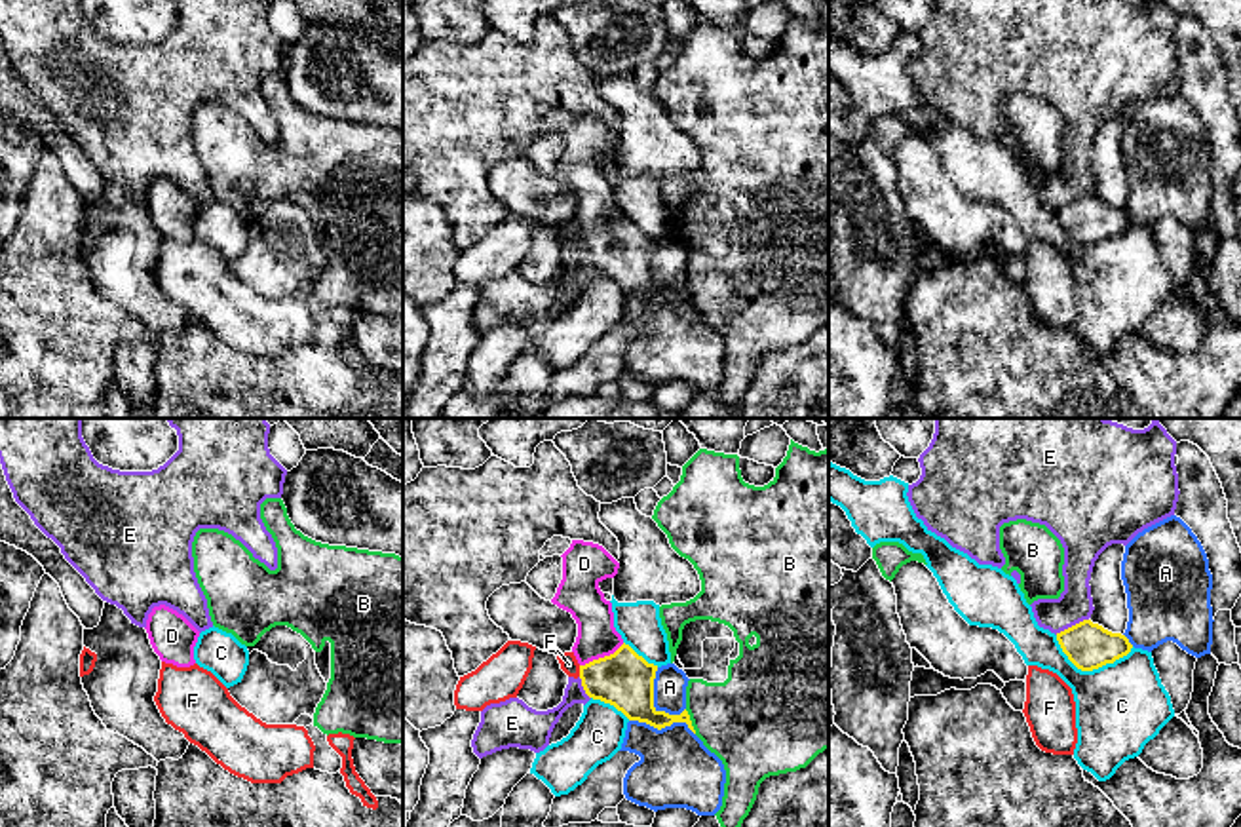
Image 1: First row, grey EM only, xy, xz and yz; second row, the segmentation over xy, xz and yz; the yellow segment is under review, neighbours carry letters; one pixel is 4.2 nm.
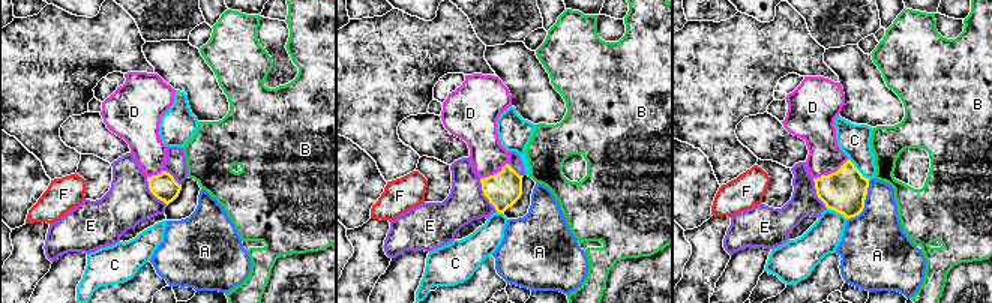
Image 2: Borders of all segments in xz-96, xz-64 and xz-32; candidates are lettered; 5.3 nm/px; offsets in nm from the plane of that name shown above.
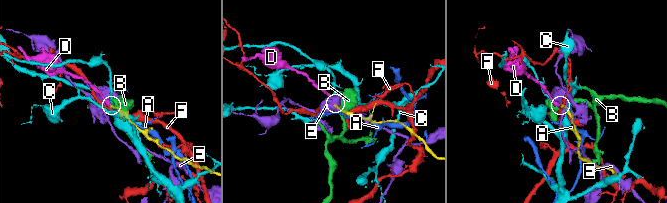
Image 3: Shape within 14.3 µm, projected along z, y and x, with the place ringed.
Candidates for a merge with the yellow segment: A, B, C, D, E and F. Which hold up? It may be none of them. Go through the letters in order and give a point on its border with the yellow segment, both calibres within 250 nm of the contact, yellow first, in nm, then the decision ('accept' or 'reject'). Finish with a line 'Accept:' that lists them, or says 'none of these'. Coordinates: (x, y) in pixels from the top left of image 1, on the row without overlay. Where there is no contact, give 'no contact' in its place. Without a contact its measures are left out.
A: xz (652, 274) | 240/140 nm | reject
B: xz (690, 295) | 160/400 nm | reject
C: yz (1089, 244) | 200/380 nm | reject
D: xz (601, 232) | 240/170 nm | accept
E: yz (1072, 200) | 200/150 nm | reject
F: xz (580, 246) | 240/80 nm | reject
Accept: D

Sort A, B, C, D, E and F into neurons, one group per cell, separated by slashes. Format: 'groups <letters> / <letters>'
groups A / B / C / D / E / F

